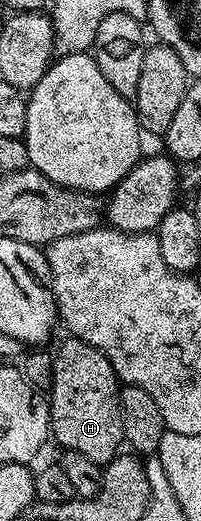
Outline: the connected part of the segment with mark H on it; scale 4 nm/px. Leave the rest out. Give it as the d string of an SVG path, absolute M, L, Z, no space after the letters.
M66 337L66 340L59 345L58 351L53 352L54 356L54 379L48 388L48 402L50 404L50 433L53 442L59 443L59 448L75 451L88 461L96 461L99 465L105 465L119 454L123 446L122 438L122 410L118 404L118 393L120 380L112 369L108 357L100 353L92 345L73 337Z

